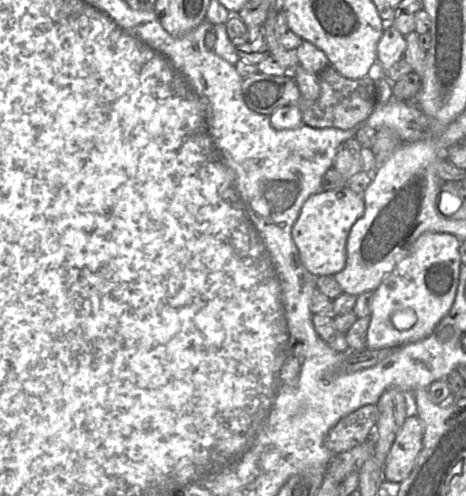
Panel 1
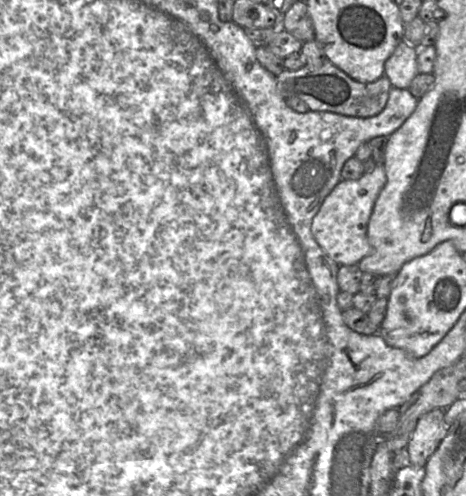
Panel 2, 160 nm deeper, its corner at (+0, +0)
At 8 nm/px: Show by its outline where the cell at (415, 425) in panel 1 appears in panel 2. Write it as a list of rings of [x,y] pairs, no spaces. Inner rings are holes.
[[[436,408],[422,416],[406,446],[407,463],[425,466],[446,434],[445,410]]]

